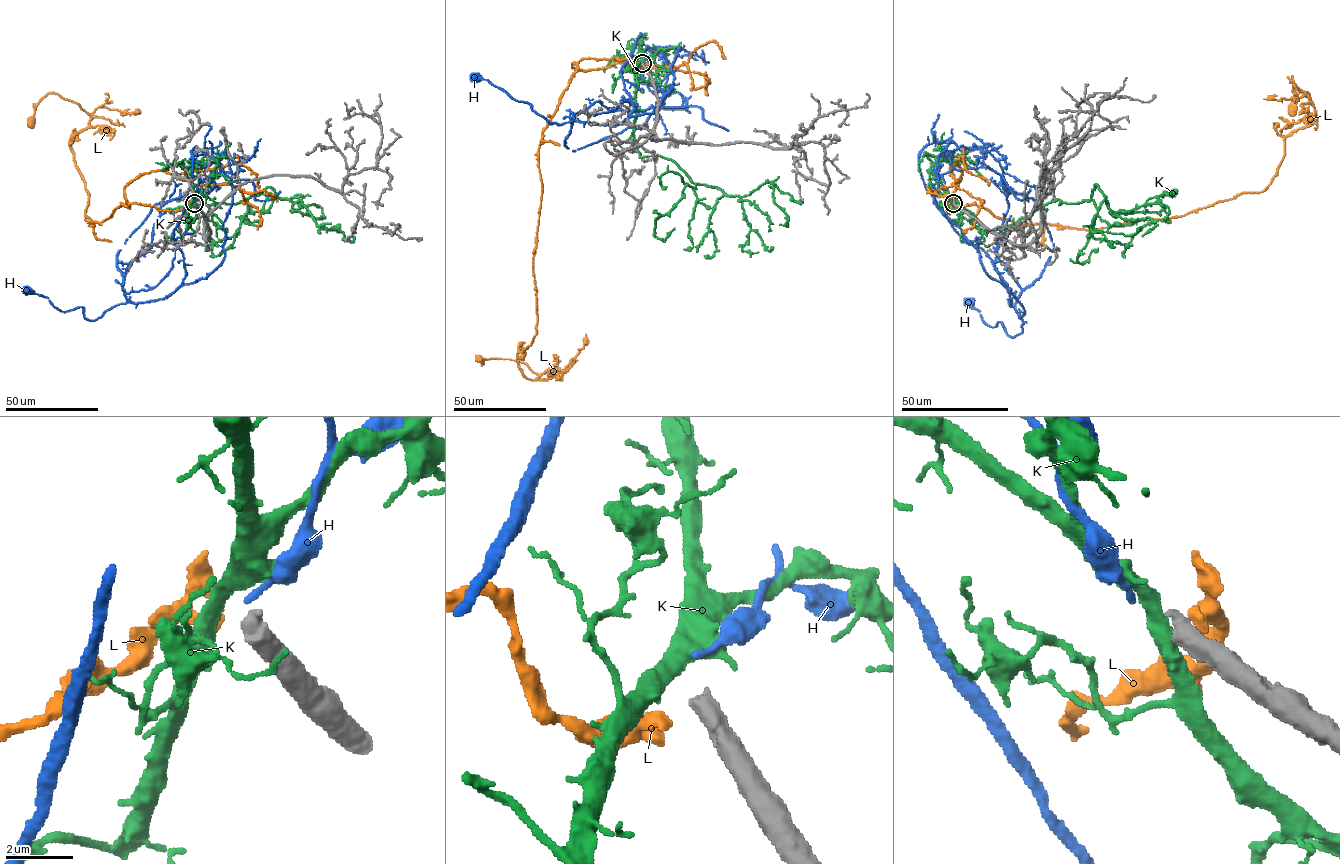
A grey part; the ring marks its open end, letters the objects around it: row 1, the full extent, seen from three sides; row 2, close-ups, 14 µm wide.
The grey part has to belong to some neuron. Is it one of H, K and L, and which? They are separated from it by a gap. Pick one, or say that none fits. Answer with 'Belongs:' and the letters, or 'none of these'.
Belongs: none of these

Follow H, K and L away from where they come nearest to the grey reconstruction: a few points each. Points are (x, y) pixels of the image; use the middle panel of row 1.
H: (642, 61), (646, 48), (666, 59), (660, 108), (610, 112), (599, 101), (561, 124), (470, 75)
K: (640, 62), (639, 156), (671, 159), (691, 181), (727, 195), (771, 182), (786, 215), (779, 224)
L: (640, 64), (582, 58), (543, 129), (536, 333), (518, 353), (522, 374), (539, 376), (523, 362), (479, 358)

